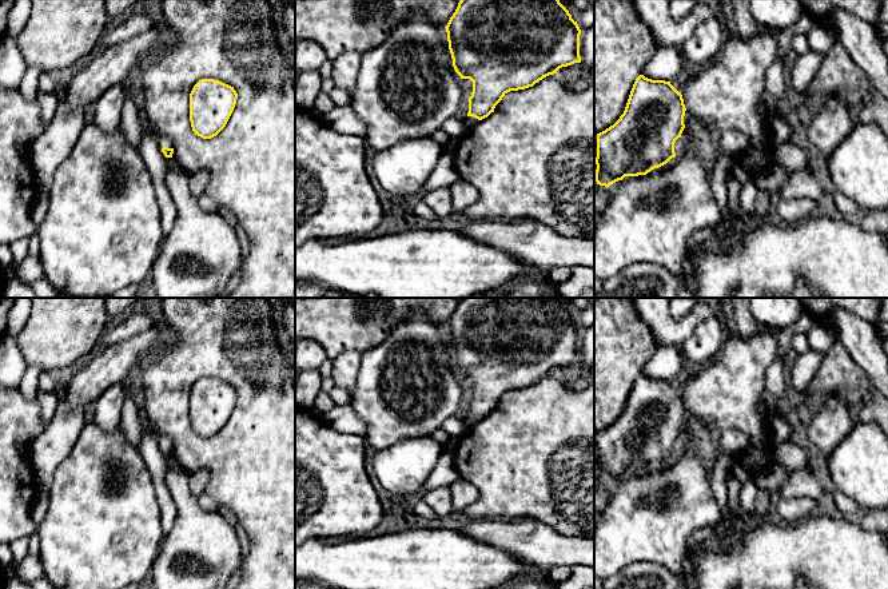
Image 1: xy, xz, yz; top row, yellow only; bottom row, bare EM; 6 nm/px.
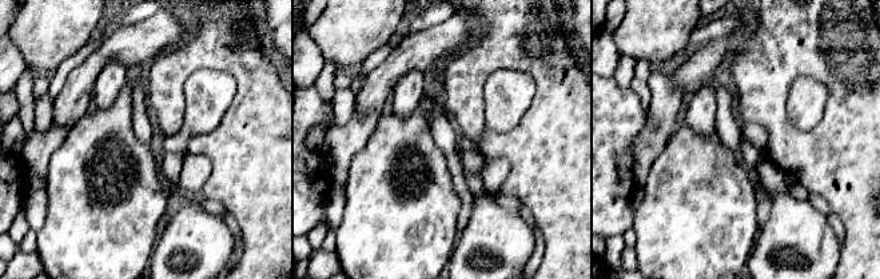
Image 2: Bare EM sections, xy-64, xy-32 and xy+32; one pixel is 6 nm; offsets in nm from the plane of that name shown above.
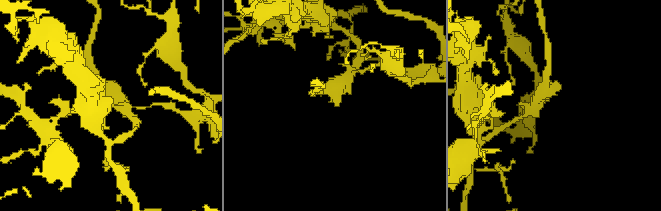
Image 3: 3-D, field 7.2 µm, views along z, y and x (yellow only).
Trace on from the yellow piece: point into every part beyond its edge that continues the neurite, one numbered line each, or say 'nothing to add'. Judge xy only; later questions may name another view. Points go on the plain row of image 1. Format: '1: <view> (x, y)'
1: xy (162, 440)

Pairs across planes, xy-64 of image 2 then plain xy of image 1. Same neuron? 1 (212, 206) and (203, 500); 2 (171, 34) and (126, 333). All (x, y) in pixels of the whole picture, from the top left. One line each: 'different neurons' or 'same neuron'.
1: same neuron
2: different neurons

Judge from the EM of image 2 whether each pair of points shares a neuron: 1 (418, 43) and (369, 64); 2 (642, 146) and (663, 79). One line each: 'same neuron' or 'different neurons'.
1: different neurons
2: same neuron

